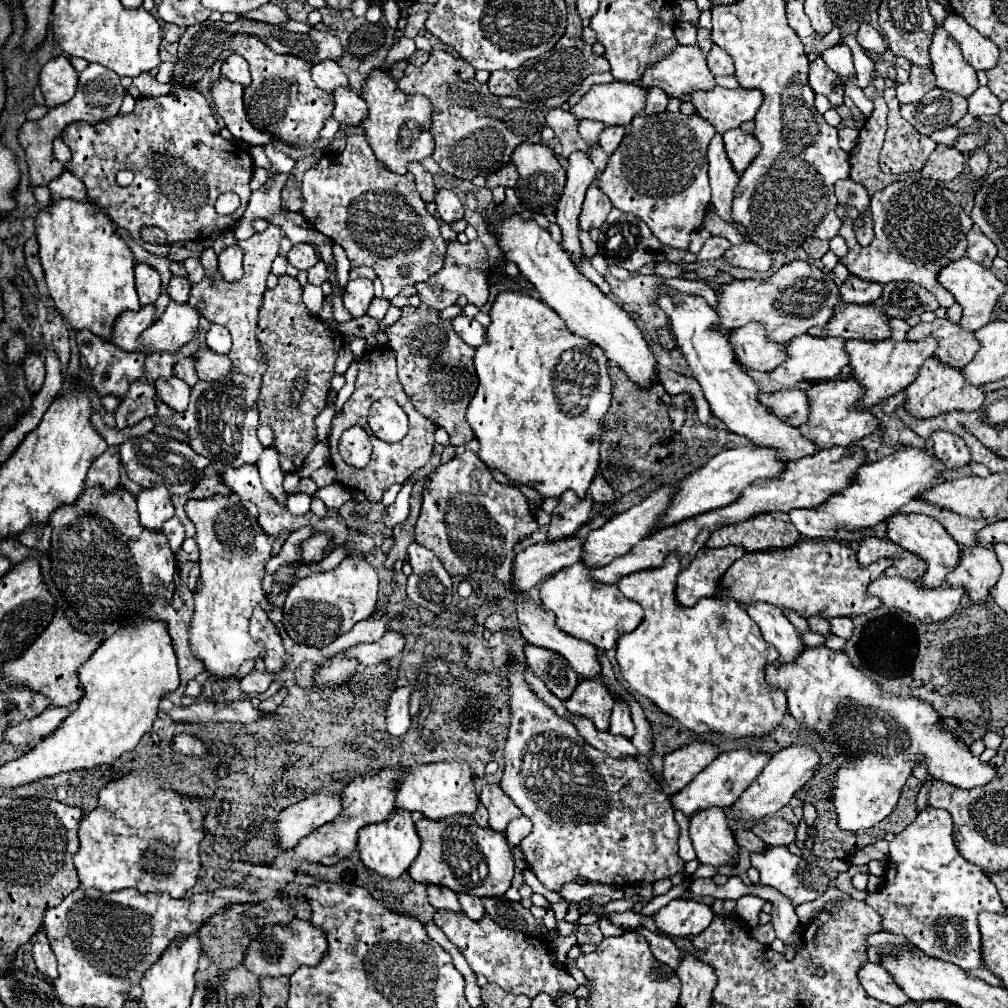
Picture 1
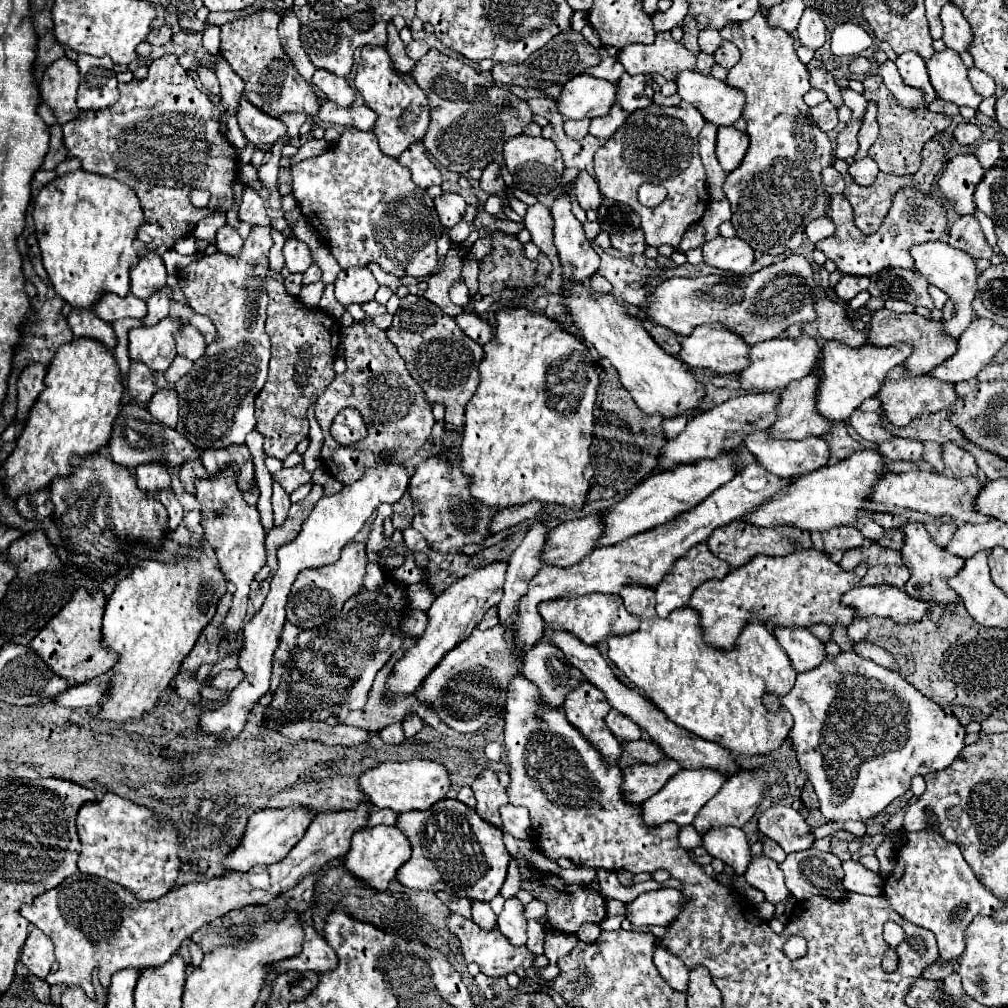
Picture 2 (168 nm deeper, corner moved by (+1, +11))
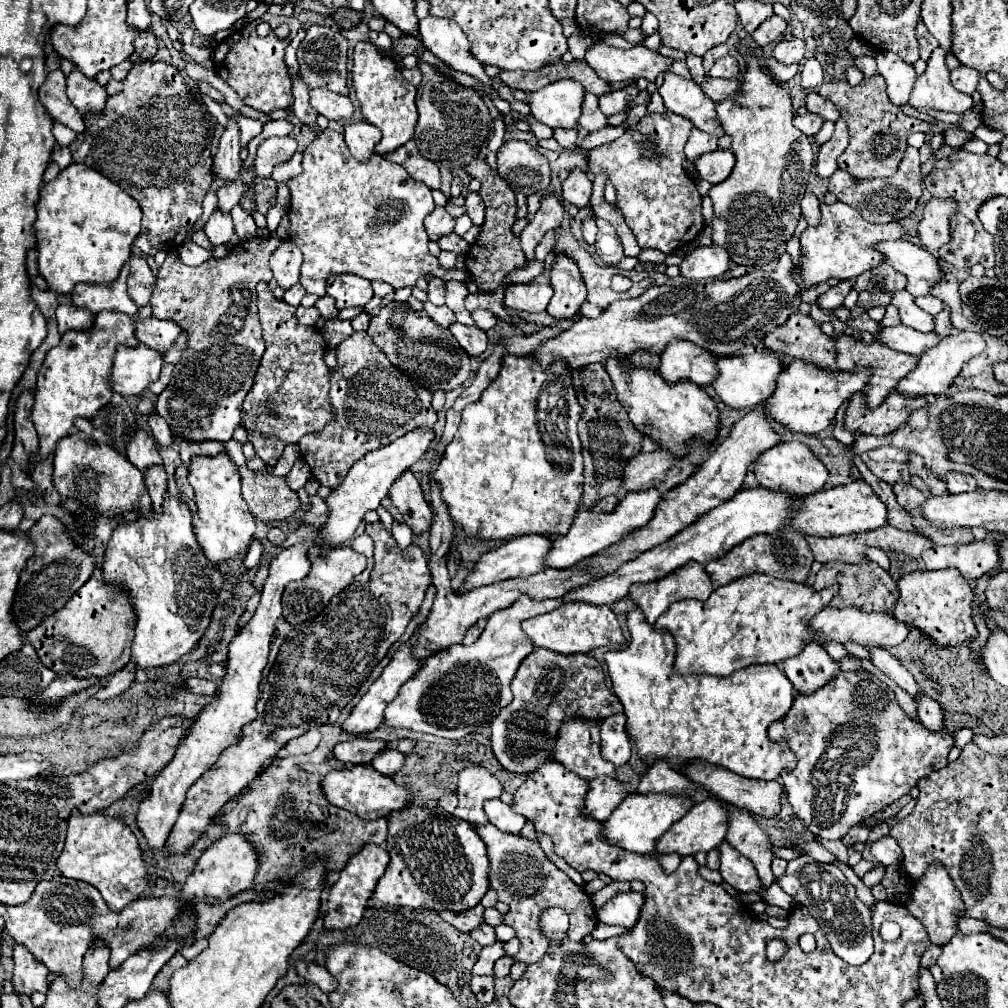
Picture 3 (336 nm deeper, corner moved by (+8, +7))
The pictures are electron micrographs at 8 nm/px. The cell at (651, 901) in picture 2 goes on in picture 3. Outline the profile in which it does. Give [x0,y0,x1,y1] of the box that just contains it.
[596,893,644,929]

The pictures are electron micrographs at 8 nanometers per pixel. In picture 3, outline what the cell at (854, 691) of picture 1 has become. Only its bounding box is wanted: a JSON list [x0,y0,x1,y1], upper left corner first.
[768,671,954,839]

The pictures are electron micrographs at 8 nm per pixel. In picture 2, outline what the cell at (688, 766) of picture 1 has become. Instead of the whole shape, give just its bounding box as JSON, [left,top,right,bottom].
[623,757,683,803]

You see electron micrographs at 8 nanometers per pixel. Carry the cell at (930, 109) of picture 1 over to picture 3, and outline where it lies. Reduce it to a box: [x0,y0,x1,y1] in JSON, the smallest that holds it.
[854,55,878,77]

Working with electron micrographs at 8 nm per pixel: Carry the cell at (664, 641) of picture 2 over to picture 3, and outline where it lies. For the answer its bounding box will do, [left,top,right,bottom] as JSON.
[604,609,796,781]

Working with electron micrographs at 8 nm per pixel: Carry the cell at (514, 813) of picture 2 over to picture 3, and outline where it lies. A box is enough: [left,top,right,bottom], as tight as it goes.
[484,799,526,833]

